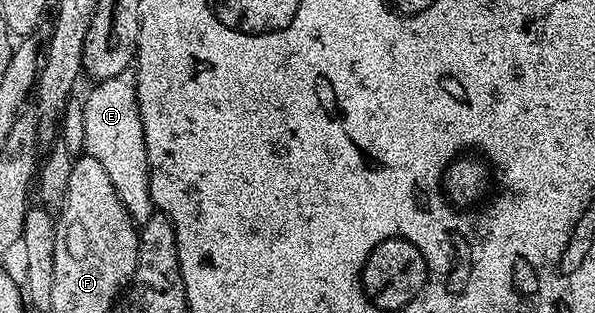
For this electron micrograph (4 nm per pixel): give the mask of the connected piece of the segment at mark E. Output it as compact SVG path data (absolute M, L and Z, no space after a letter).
M128 71L121 75L113 75L113 79L98 82L83 101L85 111L85 143L86 156L97 159L101 167L109 174L109 180L129 215L142 223L156 213L155 204L149 191L149 167L145 151L145 131L141 123L141 111L137 103L135 90L135 74Z

